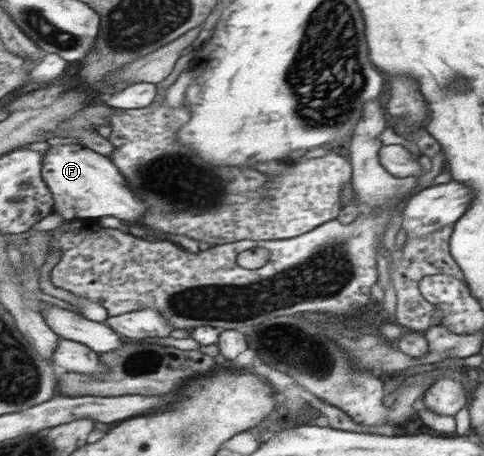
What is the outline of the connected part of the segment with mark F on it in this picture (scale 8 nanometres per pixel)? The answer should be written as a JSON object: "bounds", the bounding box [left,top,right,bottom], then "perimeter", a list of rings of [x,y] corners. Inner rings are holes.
{"bounds":[43,144,146,223],"perimeter":[[[83,144],[50,146],[45,151],[43,177],[54,197],[55,213],[64,221],[78,217],[94,218],[114,215],[124,223],[138,221],[146,213],[146,204],[132,191],[126,175],[107,155]]]}

